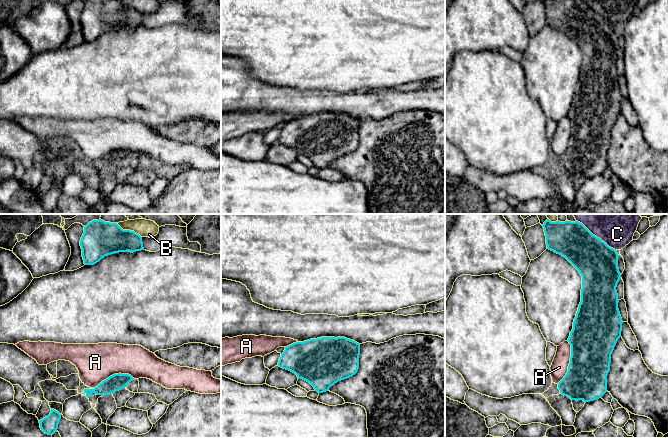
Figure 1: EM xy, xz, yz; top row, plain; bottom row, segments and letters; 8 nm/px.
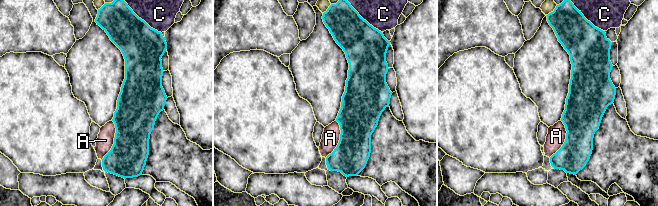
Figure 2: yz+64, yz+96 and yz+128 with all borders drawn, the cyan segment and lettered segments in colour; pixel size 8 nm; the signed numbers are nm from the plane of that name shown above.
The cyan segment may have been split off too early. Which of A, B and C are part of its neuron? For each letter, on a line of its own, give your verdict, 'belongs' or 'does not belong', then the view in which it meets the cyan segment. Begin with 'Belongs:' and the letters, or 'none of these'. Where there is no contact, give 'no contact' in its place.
Belongs: none of these
A: does not belong; meets cyan in yz
B: does not belong; meets cyan in xy
C: does not belong; meets cyan in yz

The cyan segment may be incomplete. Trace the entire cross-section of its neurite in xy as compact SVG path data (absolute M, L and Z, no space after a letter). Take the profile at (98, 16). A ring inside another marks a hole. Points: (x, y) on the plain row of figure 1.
M87 0L80 16L85 41L94 41L105 32L119 28L144 26L142 13L130 6L123 6L118 0Z

